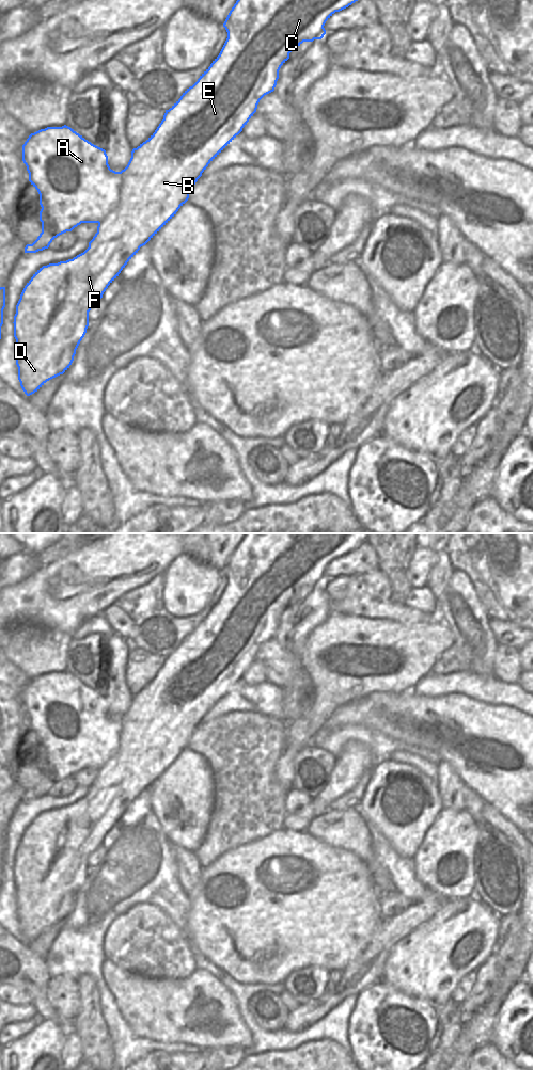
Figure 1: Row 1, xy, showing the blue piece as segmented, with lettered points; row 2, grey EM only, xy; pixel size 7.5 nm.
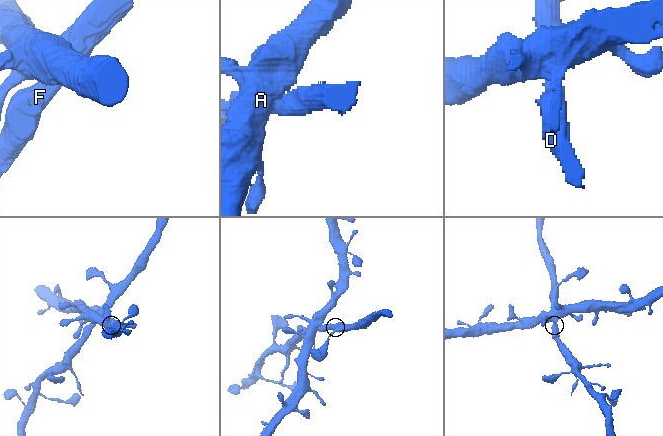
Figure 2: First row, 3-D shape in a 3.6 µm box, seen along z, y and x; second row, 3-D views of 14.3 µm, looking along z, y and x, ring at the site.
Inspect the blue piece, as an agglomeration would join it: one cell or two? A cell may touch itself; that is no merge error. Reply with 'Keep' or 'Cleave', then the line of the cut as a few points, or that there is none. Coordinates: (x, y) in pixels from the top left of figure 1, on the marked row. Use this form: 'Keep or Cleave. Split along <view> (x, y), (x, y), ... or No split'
Cleave. Split along xy (121, 172), (122, 187), (119, 204), (98, 224)

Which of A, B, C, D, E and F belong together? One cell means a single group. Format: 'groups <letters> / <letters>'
groups A / B C D E F

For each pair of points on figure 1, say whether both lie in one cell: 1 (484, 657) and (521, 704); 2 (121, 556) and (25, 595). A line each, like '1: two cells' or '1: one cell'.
1: two cells
2: one cell

